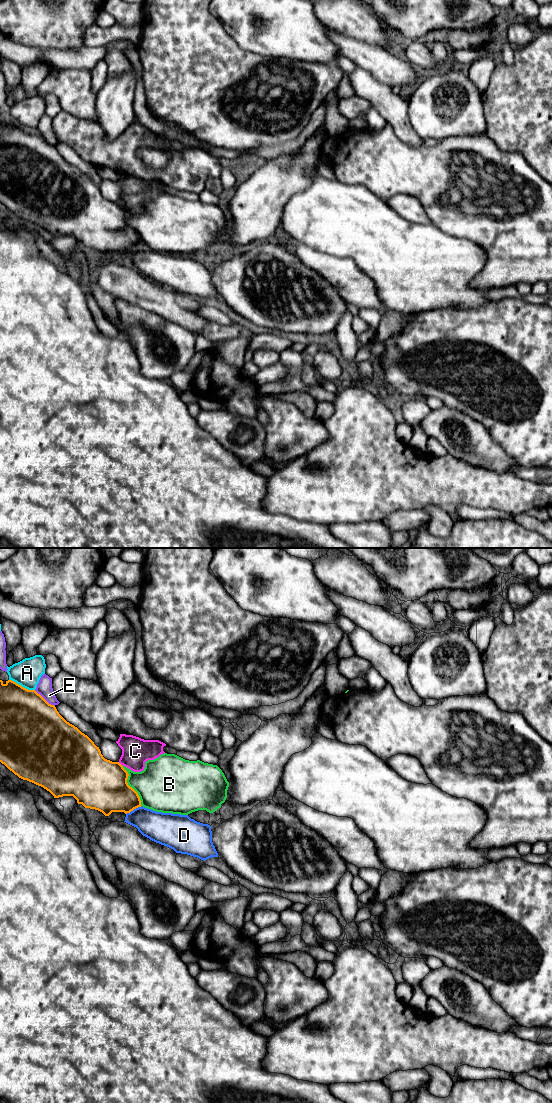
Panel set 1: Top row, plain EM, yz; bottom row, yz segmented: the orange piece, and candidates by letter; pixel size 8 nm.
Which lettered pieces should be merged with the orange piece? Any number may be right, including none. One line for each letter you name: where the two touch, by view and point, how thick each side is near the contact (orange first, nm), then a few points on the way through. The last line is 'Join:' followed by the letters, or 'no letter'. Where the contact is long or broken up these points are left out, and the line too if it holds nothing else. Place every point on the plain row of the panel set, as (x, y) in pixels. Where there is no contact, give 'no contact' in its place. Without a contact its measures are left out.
D: meets orange in yz at (133, 249); 340 nm thick on the orange side, 240 nm on the other
Join: D

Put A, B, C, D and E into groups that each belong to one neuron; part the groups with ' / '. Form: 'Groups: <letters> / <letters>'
Groups: A / B / C / D / E

